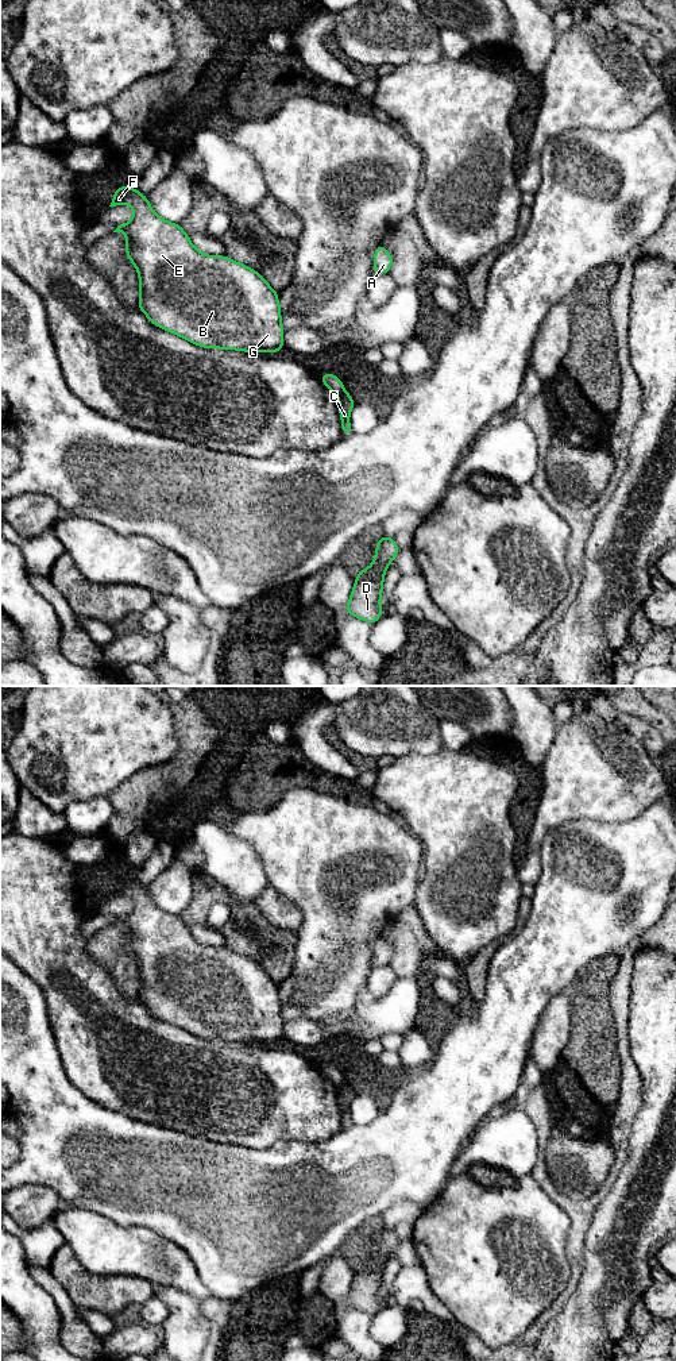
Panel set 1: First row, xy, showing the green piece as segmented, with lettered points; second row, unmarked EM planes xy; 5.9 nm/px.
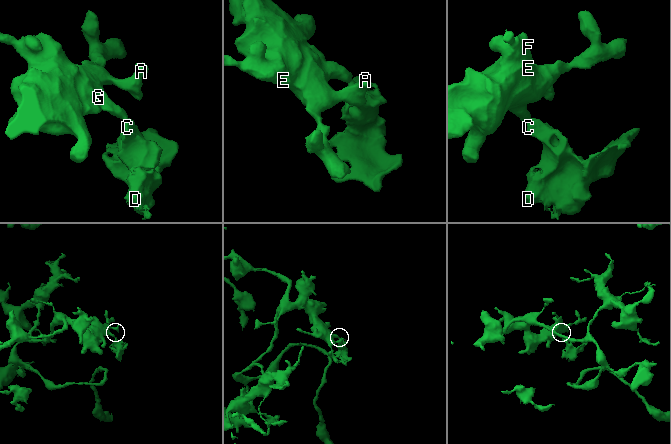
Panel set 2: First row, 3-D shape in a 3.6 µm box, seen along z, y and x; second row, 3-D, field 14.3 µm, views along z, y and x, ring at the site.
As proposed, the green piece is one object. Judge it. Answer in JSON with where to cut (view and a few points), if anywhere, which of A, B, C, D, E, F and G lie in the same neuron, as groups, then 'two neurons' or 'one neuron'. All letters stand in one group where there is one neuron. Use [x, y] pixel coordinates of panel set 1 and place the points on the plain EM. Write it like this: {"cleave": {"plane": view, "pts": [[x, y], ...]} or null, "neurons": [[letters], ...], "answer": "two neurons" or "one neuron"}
{"cleave": {"plane": "xy", "pts": [[346, 1083], [339, 1087]]}, "neurons": [["A", "B", "E", "F", "G"], ["C", "D"]], "answer": "two neurons"}

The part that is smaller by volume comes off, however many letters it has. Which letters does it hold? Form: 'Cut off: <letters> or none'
Cut off: C, D

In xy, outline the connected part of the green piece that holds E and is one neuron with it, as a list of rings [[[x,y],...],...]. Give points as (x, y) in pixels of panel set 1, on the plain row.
[[[135,878],[113,883],[109,898],[123,895],[132,898],[134,909],[113,924],[127,928],[124,944],[139,965],[138,999],[154,1017],[204,1040],[283,1044],[278,983],[256,961],[227,946],[200,944],[182,918],[159,909]]]

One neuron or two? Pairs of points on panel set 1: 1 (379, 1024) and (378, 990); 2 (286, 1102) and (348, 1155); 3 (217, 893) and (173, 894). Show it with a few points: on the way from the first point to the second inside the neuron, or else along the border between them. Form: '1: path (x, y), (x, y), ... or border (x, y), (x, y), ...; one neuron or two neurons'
1: border (397, 978), (382, 995), (375, 998), (364, 997); two neurons
2: border (343, 1128), (323, 1141), (298, 1141); two neurons
3: border (199, 871), (193, 878), (192, 899), (178, 914); two neurons

